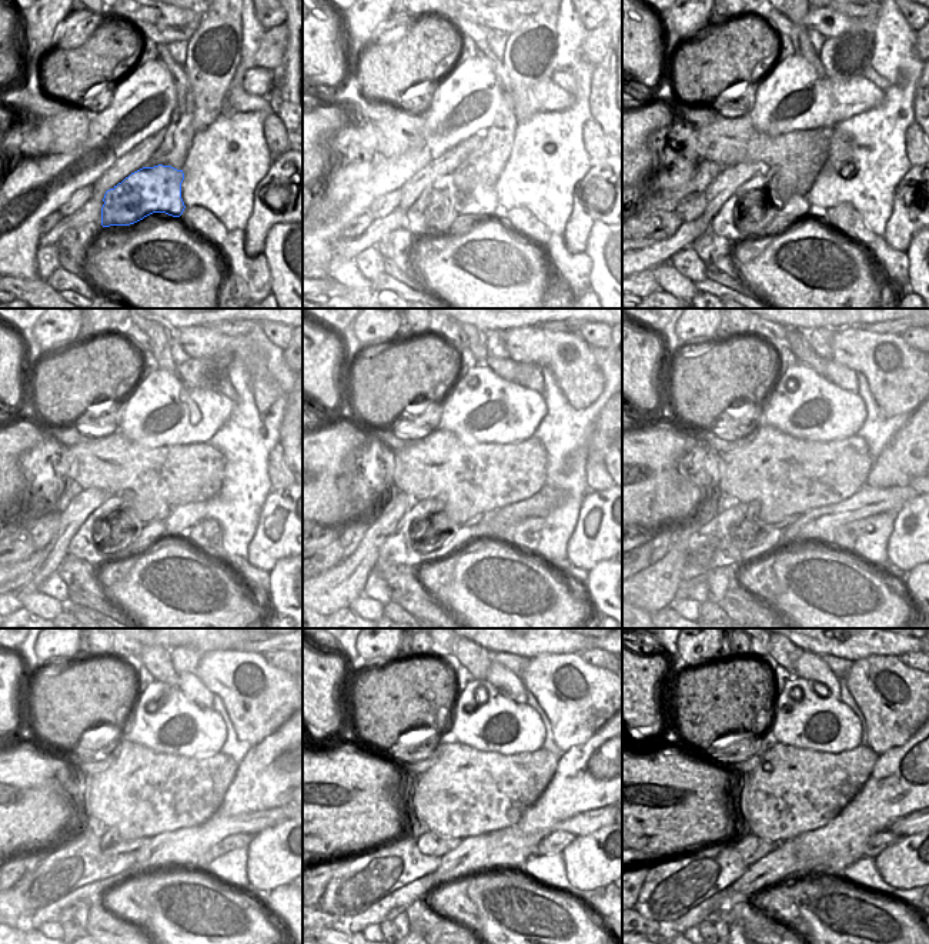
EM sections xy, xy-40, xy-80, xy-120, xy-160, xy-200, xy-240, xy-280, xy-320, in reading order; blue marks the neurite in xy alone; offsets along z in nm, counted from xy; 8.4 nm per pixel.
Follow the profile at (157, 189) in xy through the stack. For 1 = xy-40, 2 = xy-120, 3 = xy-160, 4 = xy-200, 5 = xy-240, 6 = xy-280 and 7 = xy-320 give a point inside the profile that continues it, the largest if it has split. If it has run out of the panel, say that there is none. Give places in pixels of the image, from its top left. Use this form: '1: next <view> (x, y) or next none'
1: next xy-40 (445, 207)
2: next xy-120 (82, 546)
3: next xy-160 (398, 549)
4: next xy-200 (711, 546)
5: next xy-240 (79, 860)
6: next xy-280 (363, 880)
7: next xy-320 (678, 884)

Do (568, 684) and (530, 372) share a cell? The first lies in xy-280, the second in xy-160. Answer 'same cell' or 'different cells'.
different cells

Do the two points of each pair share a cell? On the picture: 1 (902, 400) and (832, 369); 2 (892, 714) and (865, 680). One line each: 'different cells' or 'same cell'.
1: different cells
2: same cell

